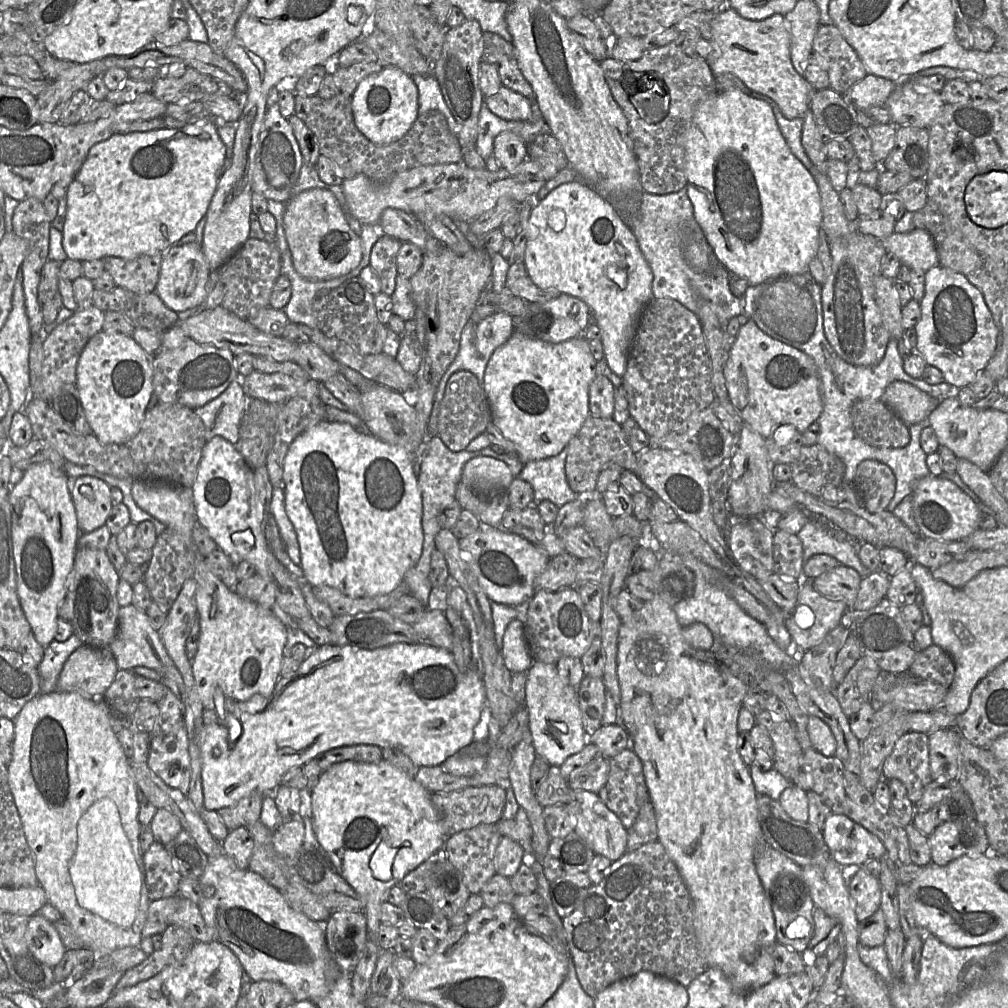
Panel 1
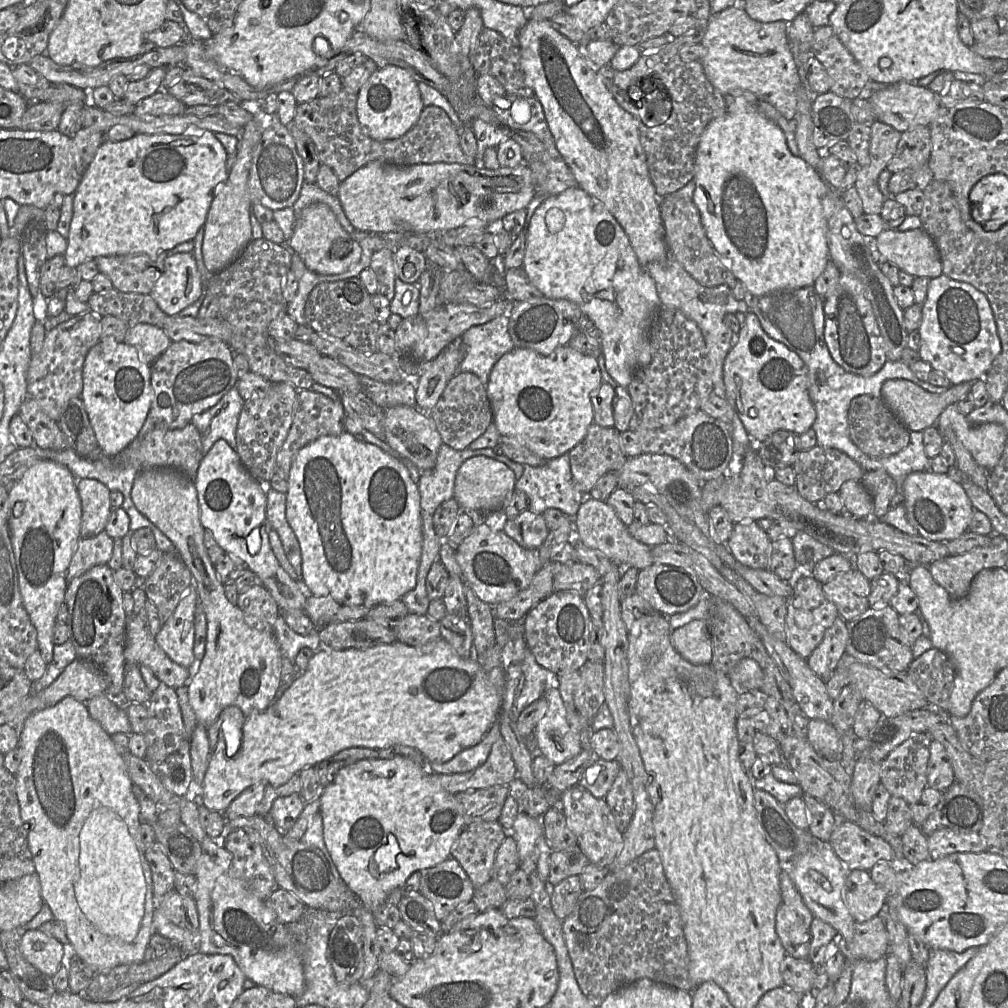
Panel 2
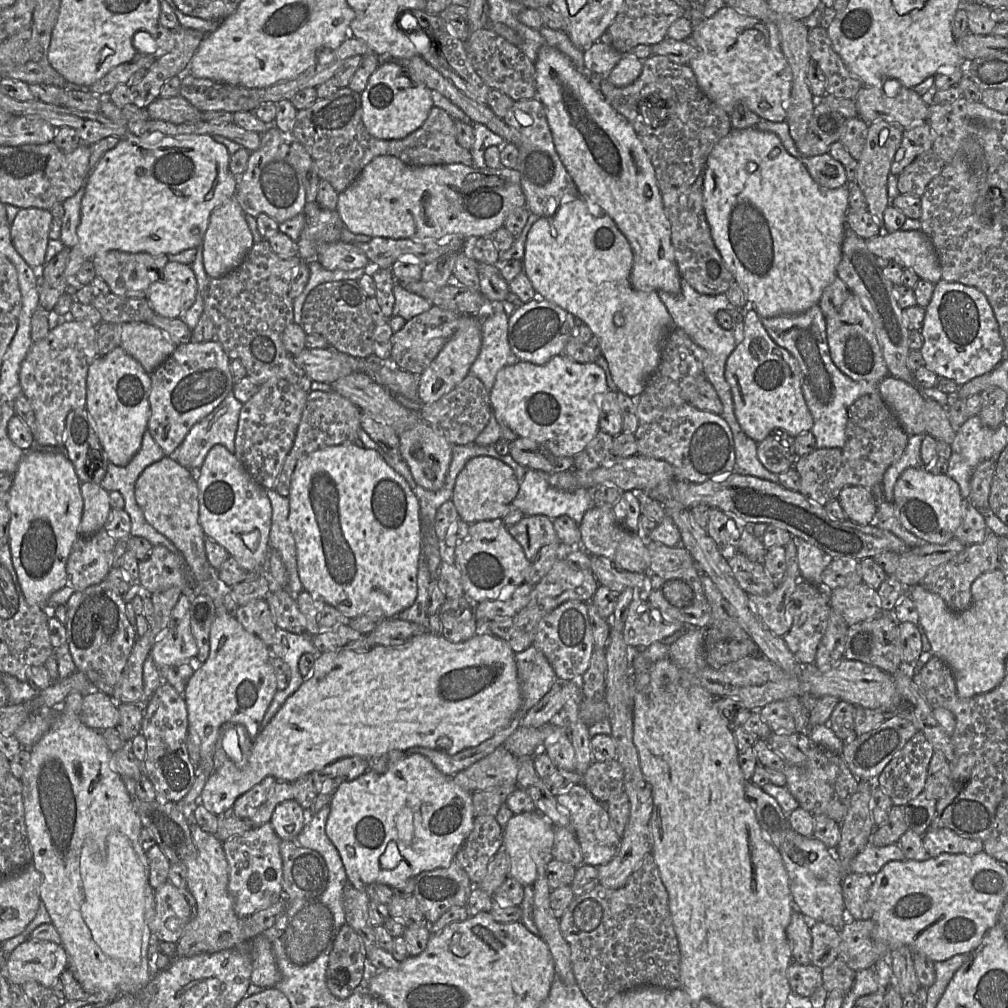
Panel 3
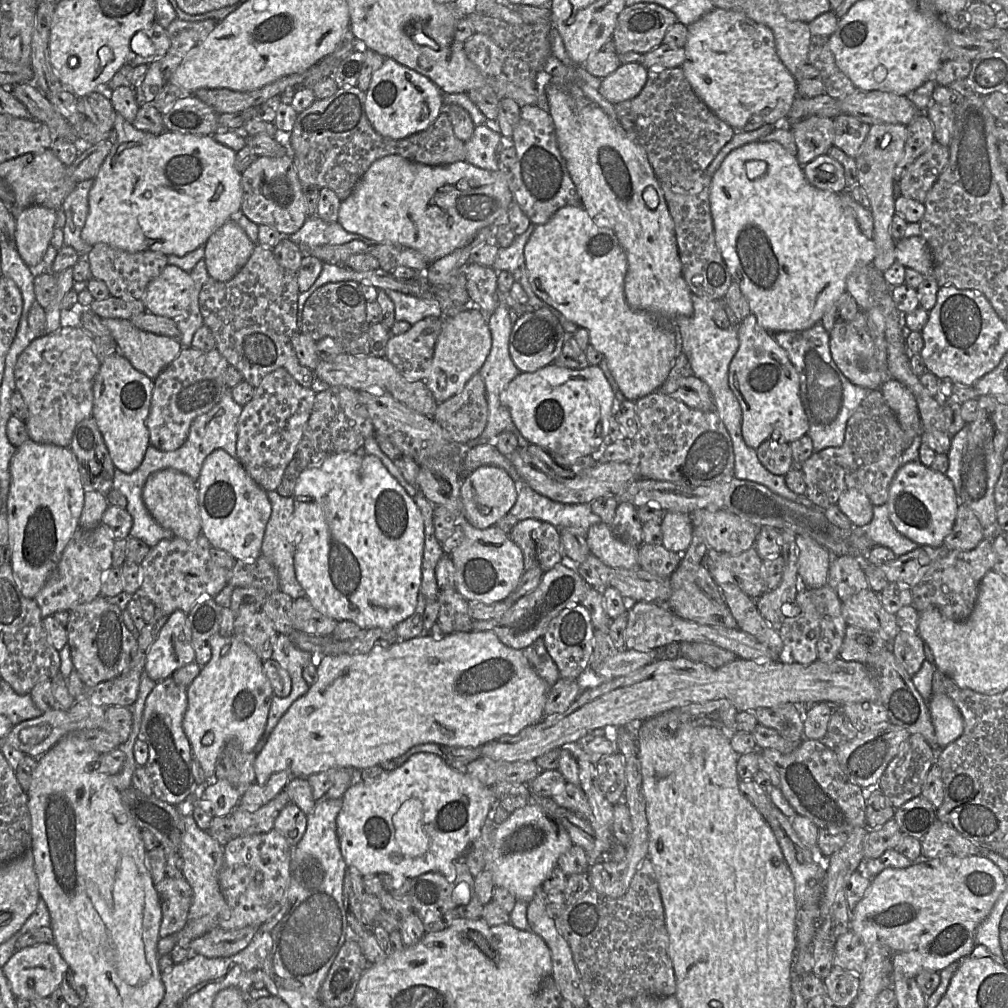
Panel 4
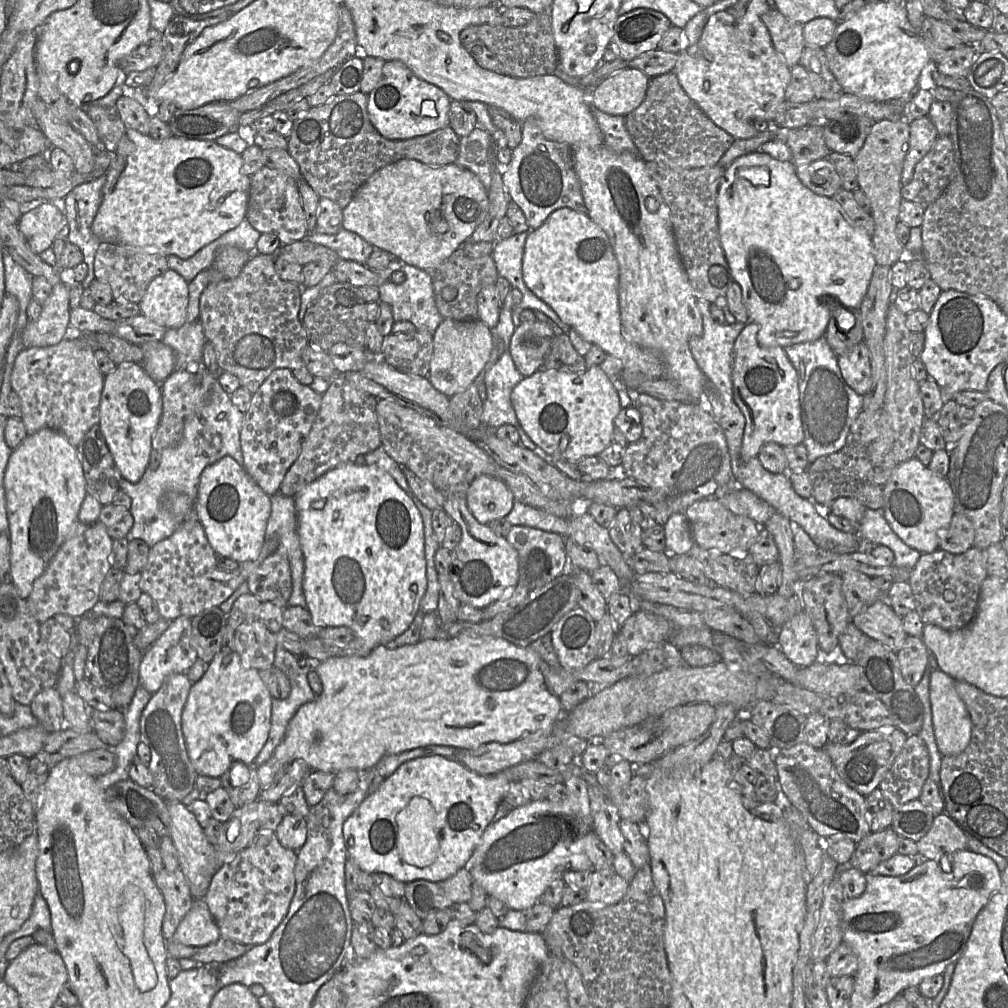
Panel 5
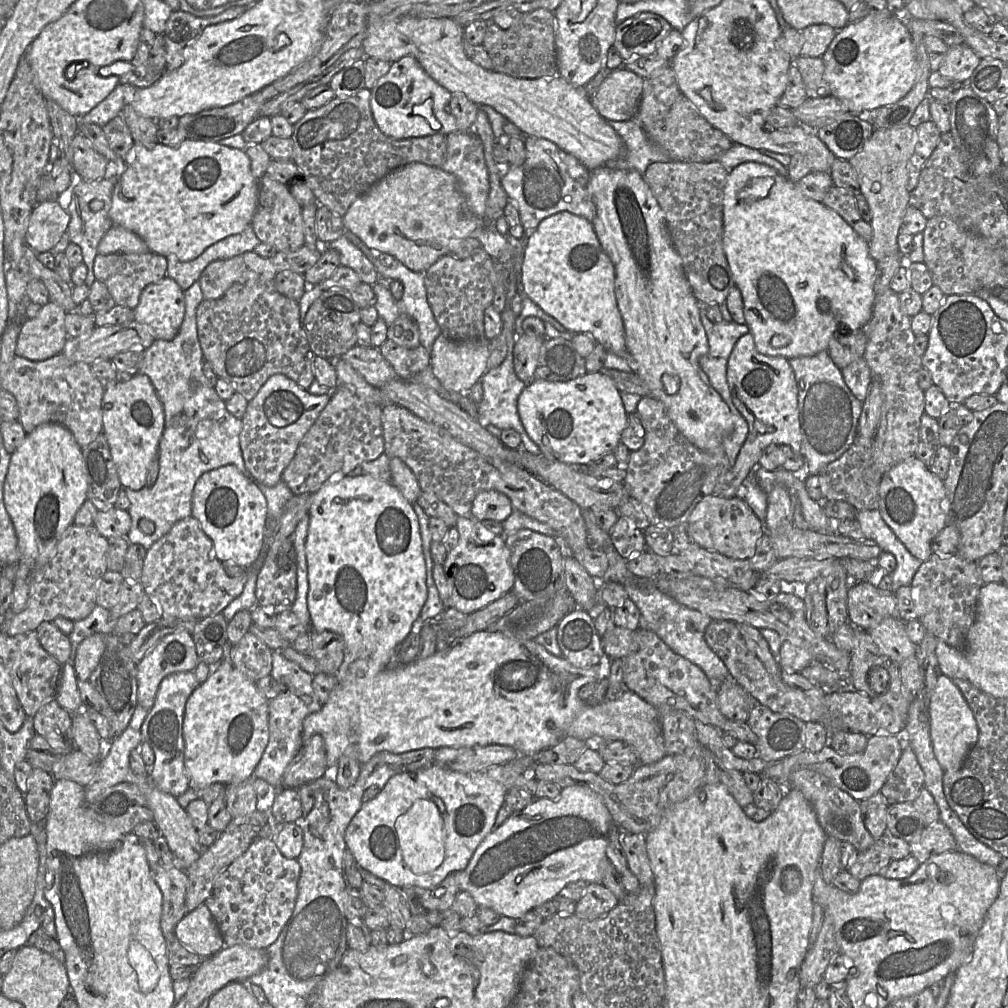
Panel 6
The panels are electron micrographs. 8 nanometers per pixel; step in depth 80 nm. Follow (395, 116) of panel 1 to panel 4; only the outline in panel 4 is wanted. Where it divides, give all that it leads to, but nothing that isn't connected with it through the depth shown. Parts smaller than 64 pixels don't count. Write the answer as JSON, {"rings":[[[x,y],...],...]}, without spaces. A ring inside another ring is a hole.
{"rings":[[[386,58],[383,65],[373,73],[365,94],[365,111],[372,127],[381,136],[394,140],[404,139],[426,130],[445,108],[443,92],[435,83],[391,58]]]}

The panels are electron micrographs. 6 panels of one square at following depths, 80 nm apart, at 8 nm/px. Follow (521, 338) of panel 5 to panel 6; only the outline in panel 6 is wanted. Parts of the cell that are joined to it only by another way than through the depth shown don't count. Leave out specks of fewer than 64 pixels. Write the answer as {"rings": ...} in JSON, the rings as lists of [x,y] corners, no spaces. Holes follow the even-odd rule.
{"rings":[[[525,333],[516,338],[513,347],[513,364],[514,371],[520,380],[528,382],[532,379],[545,340],[546,337]]]}

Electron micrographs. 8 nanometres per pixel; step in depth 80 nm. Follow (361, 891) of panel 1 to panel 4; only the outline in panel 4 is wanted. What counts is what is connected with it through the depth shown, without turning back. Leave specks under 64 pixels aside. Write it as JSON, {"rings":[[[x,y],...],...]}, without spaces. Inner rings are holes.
{"rings":[[[417,753],[412,755],[399,767],[390,771],[386,776],[380,776],[371,783],[360,781],[351,784],[343,794],[342,801],[341,810],[336,818],[336,833],[341,854],[347,867],[357,868],[362,876],[387,873],[393,879],[393,887],[398,888],[405,881],[428,872],[441,873],[448,878],[448,881],[452,881],[455,878],[454,861],[462,859],[473,840],[479,835],[482,824],[487,818],[490,809],[494,807],[494,794],[490,787],[484,786],[479,780],[471,777],[465,771],[459,771],[450,767],[436,754]]]}

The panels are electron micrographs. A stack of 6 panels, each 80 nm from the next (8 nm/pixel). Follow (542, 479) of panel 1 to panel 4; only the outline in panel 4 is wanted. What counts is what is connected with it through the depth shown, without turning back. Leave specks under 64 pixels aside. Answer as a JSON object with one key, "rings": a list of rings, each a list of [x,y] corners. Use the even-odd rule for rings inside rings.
{"rings":[[[525,481],[516,484],[518,494],[509,513],[519,521],[537,519],[548,522],[558,529],[575,529],[584,537],[592,525],[602,522],[600,517],[593,513],[589,503],[557,502],[539,494]]]}

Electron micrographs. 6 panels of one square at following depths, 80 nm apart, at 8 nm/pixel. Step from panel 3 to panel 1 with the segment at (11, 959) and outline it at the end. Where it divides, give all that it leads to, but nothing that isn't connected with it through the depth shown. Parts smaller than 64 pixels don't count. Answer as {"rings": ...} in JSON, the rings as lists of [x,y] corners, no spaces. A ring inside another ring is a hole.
{"rings":[[[38,913],[29,917],[25,938],[31,953],[52,969],[67,950],[53,923]]]}

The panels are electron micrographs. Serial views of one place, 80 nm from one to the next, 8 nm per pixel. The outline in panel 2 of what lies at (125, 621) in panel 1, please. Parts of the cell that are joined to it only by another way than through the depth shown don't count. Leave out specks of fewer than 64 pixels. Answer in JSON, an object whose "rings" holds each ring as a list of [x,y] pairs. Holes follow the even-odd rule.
{"rings":[[[135,613],[127,615],[124,657],[127,664],[147,666],[162,682],[177,689],[187,685],[189,670],[173,662],[156,643],[145,623]]]}

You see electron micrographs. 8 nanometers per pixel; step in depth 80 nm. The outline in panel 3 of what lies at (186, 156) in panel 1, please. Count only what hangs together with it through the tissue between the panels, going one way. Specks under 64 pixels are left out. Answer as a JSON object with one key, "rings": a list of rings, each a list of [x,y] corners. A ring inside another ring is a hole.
{"rings":[[[126,132],[119,143],[111,150],[107,151],[90,173],[87,181],[85,194],[81,202],[81,221],[77,228],[78,243],[70,249],[69,260],[63,272],[63,276],[69,285],[82,264],[98,253],[117,250],[128,253],[149,253],[153,256],[165,254],[177,254],[184,250],[196,248],[200,243],[204,243],[205,233],[209,226],[211,213],[214,209],[223,204],[226,200],[235,196],[238,187],[238,176],[234,176],[229,170],[231,155],[228,149],[215,141],[208,134],[185,134],[176,136],[166,136],[162,139],[157,137],[139,137]]]}

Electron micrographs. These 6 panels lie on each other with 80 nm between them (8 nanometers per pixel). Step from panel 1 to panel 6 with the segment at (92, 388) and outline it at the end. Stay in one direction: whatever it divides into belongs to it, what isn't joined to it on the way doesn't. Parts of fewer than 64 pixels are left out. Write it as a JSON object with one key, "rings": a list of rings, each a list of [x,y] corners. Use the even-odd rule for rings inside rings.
{"rings":[[[138,373],[128,380],[112,381],[102,397],[103,433],[109,444],[121,485],[131,490],[146,486],[149,465],[159,452],[164,431],[163,405],[147,375]]]}

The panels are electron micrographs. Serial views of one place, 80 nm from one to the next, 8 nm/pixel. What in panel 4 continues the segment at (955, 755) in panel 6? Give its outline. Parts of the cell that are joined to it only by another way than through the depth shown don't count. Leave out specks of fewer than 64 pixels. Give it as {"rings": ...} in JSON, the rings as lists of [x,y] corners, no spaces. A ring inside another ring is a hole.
{"rings":[[[935,693],[929,709],[940,748],[957,740],[964,731],[964,720],[953,700],[944,693]]]}

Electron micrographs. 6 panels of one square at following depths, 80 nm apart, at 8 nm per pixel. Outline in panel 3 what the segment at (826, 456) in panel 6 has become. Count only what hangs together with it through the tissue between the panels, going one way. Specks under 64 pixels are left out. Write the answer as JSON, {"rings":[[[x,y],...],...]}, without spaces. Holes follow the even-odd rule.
{"rings":[[[815,305],[799,314],[761,318],[761,322],[771,339],[777,345],[789,351],[798,362],[803,396],[814,421],[810,431],[815,437],[816,449],[842,448],[846,442],[848,408],[861,396],[878,392],[879,383],[853,380],[837,368],[830,356],[826,337],[826,321],[819,305]]]}

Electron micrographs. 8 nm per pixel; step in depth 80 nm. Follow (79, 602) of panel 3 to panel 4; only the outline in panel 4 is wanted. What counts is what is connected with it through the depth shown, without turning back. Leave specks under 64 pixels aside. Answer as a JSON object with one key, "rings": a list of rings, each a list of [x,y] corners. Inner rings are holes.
{"rings":[[[100,595],[68,612],[67,643],[70,646],[73,665],[86,686],[95,686],[114,679],[129,668],[137,653],[138,642],[136,635],[125,625],[122,611],[117,605]]]}

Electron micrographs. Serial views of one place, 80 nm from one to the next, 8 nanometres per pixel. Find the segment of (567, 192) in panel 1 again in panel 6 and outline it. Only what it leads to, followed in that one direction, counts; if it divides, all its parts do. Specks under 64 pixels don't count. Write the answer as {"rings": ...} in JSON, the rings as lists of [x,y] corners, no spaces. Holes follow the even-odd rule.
{"rings":[[[570,212],[544,218],[526,239],[521,281],[529,298],[568,331],[589,335],[606,351],[627,359],[624,326],[614,295],[614,268],[598,241],[592,222]]]}

